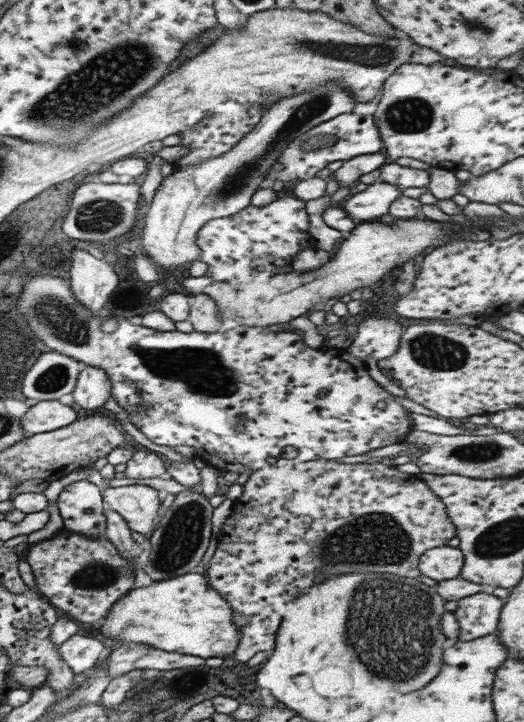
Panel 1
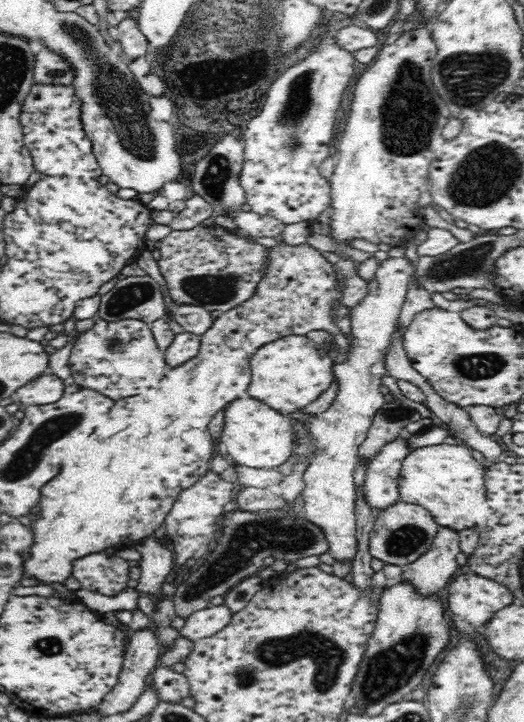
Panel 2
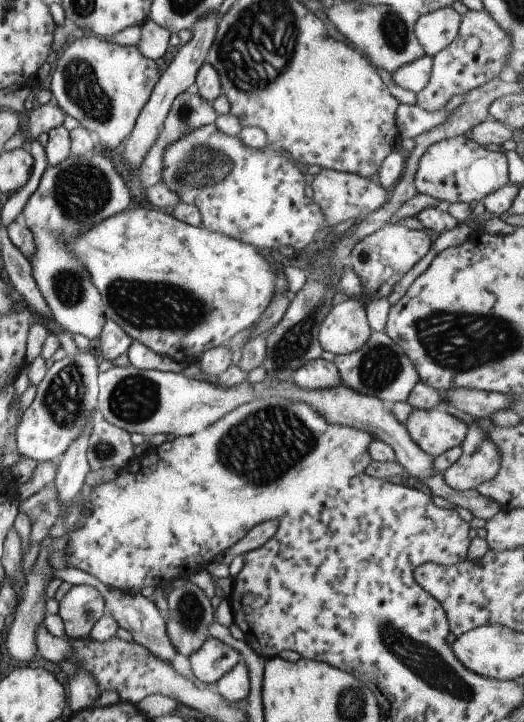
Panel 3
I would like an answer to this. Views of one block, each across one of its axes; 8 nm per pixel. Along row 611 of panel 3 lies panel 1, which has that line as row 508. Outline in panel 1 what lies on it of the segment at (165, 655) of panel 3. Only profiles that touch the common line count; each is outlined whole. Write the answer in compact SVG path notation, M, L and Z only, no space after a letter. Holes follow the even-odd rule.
M133 484L133 486L119 486L119 488L107 488L101 491L105 508L115 512L127 524L133 532L141 533L144 538L153 530L153 519L160 507L162 495L149 486Z

